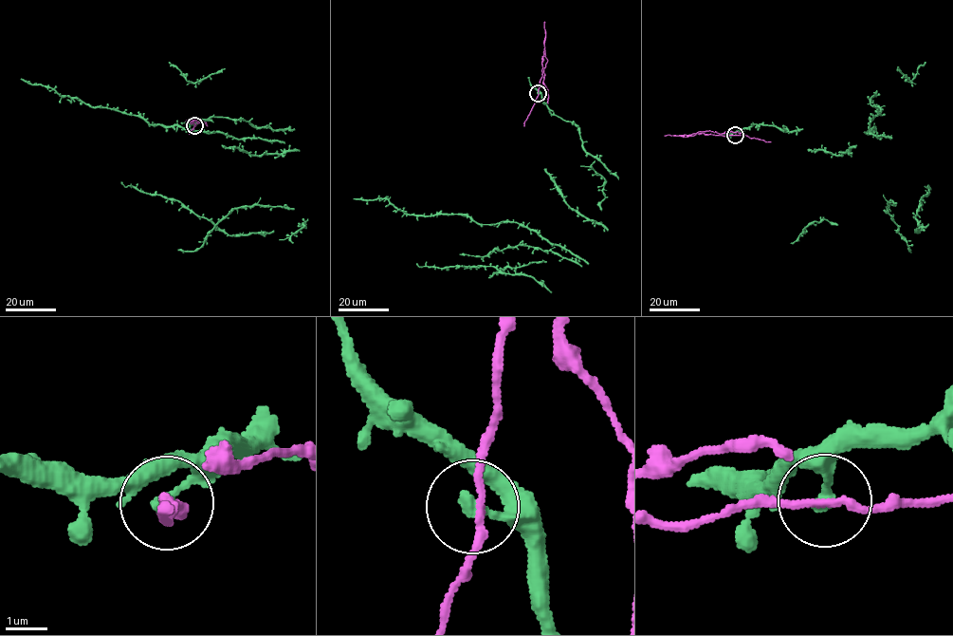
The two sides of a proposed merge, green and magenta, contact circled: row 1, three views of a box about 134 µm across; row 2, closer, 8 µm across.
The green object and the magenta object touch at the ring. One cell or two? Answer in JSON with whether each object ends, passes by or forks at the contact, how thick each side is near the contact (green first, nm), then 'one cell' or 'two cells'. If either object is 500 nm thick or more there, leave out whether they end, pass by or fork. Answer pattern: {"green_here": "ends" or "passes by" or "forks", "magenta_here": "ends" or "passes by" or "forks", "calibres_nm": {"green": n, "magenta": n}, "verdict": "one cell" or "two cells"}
{"green_here": "ends", "magenta_here": "passes by", "calibres_nm": {"green": 320, "magenta": 160}, "verdict": "two cells"}

